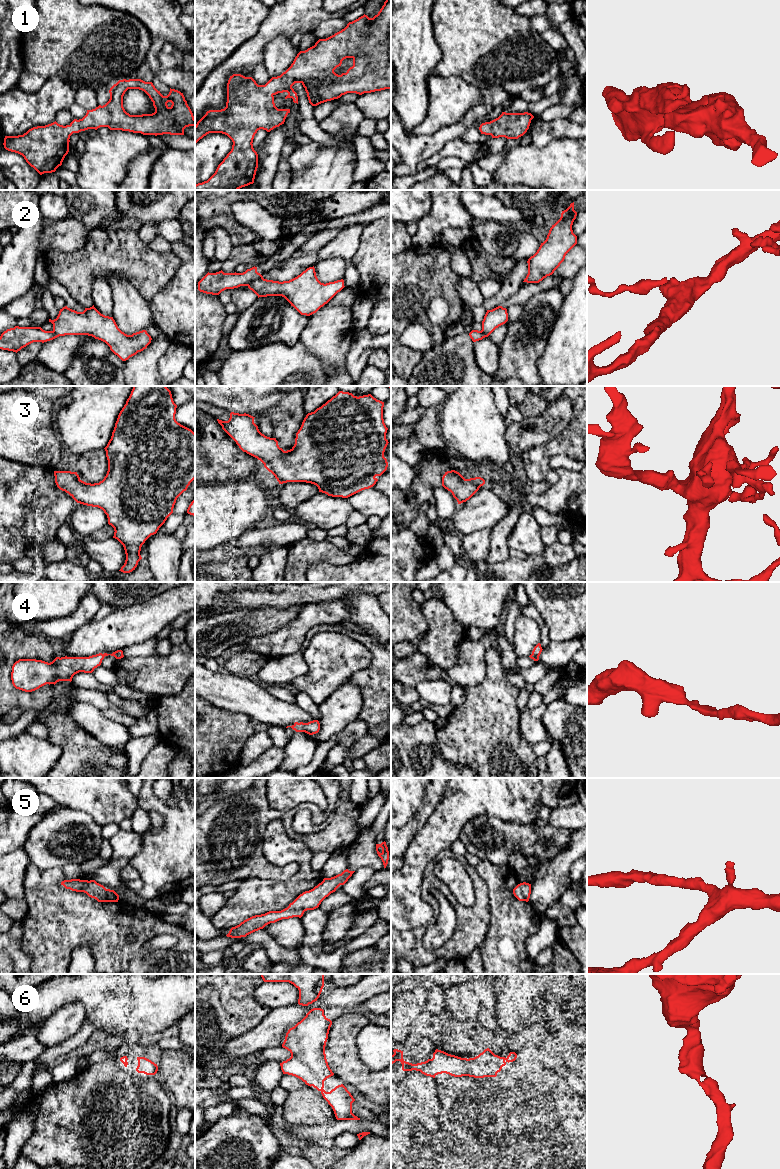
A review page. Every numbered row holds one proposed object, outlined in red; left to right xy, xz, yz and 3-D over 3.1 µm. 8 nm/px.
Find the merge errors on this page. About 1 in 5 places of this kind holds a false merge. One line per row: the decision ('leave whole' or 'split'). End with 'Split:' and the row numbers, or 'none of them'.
1: leave whole
2: split
3: leave whole
4: leave whole
5: leave whole
6: leave whole
Split: 2

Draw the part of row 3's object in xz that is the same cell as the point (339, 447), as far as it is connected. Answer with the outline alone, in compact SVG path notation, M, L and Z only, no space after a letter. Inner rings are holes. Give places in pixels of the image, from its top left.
M339 391L314 412L308 413L296 433L294 446L287 451L279 447L276 438L262 434L249 414L230 413L228 421L217 419L222 429L247 454L260 460L279 484L306 482L318 487L319 492L332 497L348 498L373 487L388 467L384 457L388 445L383 419L384 402L371 394L354 396Z

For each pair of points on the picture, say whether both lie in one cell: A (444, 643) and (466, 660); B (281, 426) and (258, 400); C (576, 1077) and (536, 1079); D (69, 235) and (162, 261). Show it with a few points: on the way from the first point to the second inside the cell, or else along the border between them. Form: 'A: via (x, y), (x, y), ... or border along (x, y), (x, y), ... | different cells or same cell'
A: border along (466, 635), (460, 643), (455, 664), (446, 670) | different cells
B: border along (284, 396), (275, 405) | different cells
C: border along (562, 1075), (576, 1092) | different cells
D: border along (93, 229), (80, 247), (66, 252) | different cells

